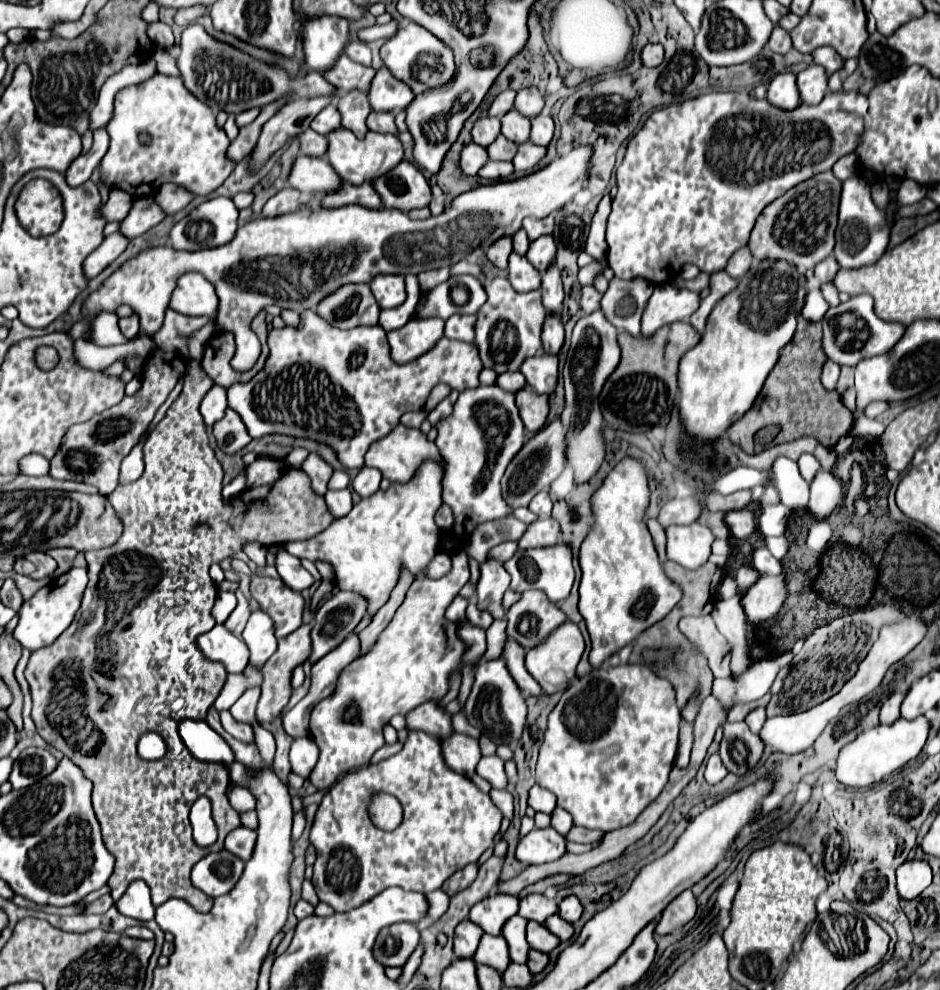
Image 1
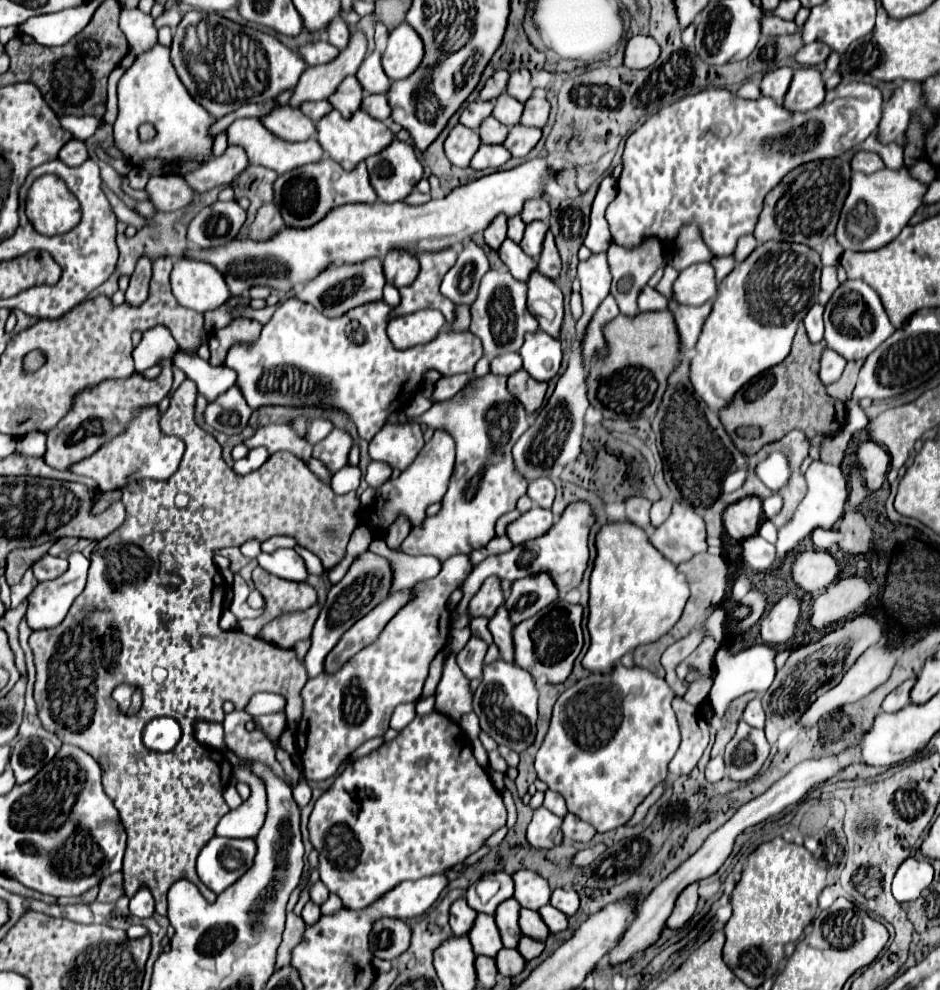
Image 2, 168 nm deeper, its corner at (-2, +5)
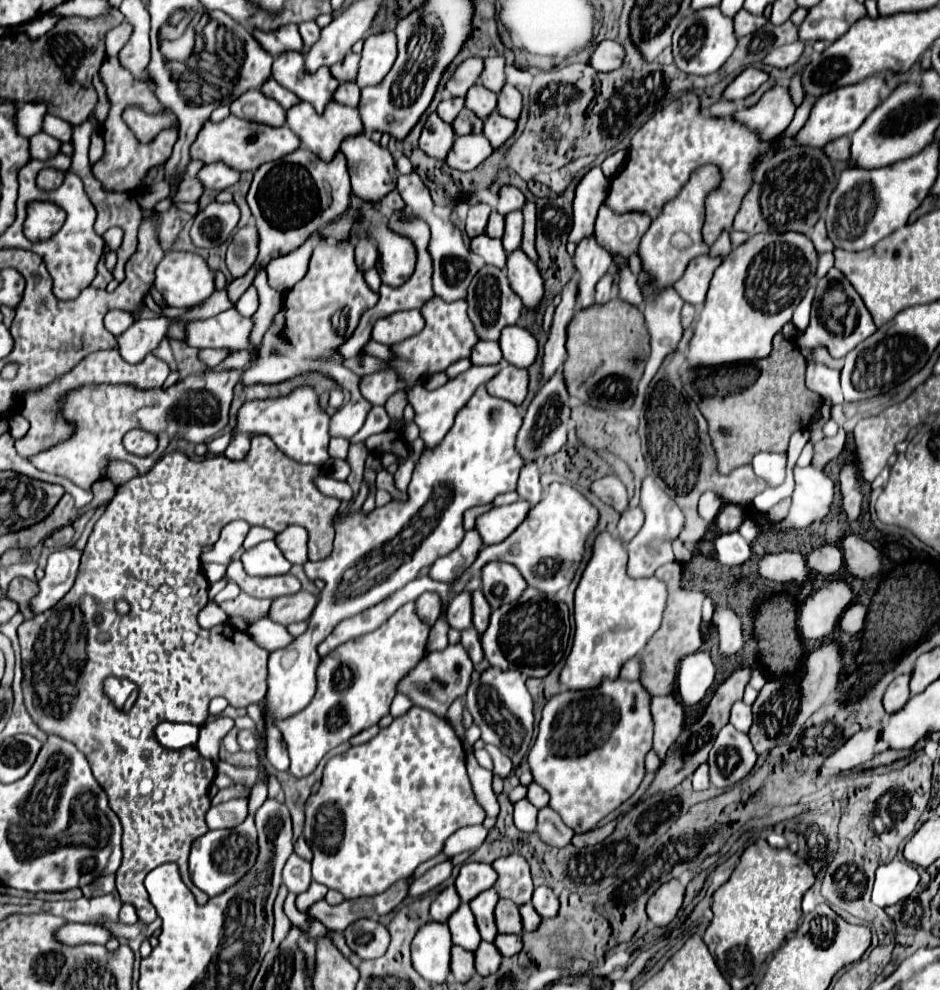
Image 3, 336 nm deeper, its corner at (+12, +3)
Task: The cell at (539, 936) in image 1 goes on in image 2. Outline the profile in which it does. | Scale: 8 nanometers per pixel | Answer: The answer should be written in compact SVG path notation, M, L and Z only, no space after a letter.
M521 908L519 928L521 928L521 934L527 934L529 938L535 938L535 940L545 940L549 936L549 928L543 924L543 918L539 916L539 912L531 912L527 908Z

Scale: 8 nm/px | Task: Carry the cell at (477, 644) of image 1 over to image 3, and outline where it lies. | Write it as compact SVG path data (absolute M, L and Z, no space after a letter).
M449 644L443 652L429 652L401 682L399 682L399 692L407 694L415 706L429 708L437 716L445 716L447 706L465 694L469 686L469 678L473 672L473 662L463 648L463 644Z

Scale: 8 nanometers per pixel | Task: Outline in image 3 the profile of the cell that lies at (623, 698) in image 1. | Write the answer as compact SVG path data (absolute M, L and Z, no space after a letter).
M605 678L597 688L567 690L553 696L545 704L543 718L539 722L539 734L527 756L527 764L531 768L533 780L549 792L549 806L563 818L565 824L569 824L569 828L575 830L575 834L585 834L635 794L645 776L645 756L651 748L651 694L637 680Z

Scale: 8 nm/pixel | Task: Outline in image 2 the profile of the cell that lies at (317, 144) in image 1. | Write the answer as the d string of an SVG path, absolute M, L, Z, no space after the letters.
M275 104L269 114L261 116L261 122L267 126L267 130L287 142L301 142L315 136L315 122L311 122L299 108L289 104Z

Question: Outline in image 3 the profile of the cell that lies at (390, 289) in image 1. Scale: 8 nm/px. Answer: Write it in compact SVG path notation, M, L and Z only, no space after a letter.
M353 196L353 210L365 218L363 226L379 246L375 268L381 276L381 282L387 286L401 286L415 270L415 246L409 238L387 228L387 220L373 208L373 204Z

